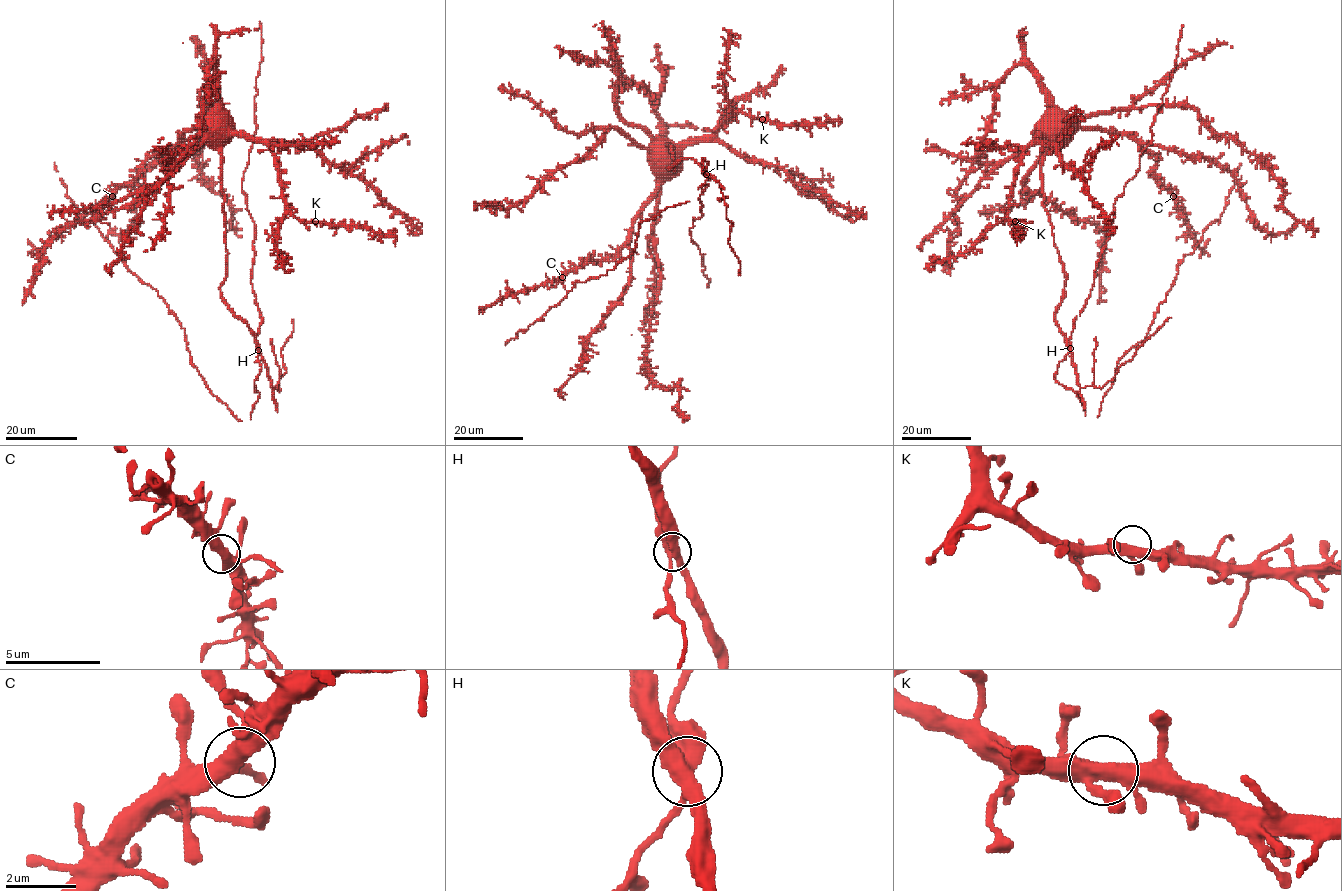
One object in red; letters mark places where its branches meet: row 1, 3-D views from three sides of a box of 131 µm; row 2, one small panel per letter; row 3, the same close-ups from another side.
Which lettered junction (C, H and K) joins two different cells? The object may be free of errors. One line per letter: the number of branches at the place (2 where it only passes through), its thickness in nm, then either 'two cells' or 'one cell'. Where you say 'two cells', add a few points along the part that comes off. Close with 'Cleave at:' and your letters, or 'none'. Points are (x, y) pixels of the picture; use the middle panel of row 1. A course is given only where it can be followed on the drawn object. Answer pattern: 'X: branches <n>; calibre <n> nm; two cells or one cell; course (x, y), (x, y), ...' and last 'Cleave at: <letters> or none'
C: branches 3; calibre 400 nm; one cell
H: branches 3; calibre 440 nm; one cell
K: branches 3; calibre 400 nm; one cell
Cleave at: none

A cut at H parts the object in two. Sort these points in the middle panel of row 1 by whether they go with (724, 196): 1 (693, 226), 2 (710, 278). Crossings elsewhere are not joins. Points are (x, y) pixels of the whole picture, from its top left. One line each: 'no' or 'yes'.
1: no
2: no

